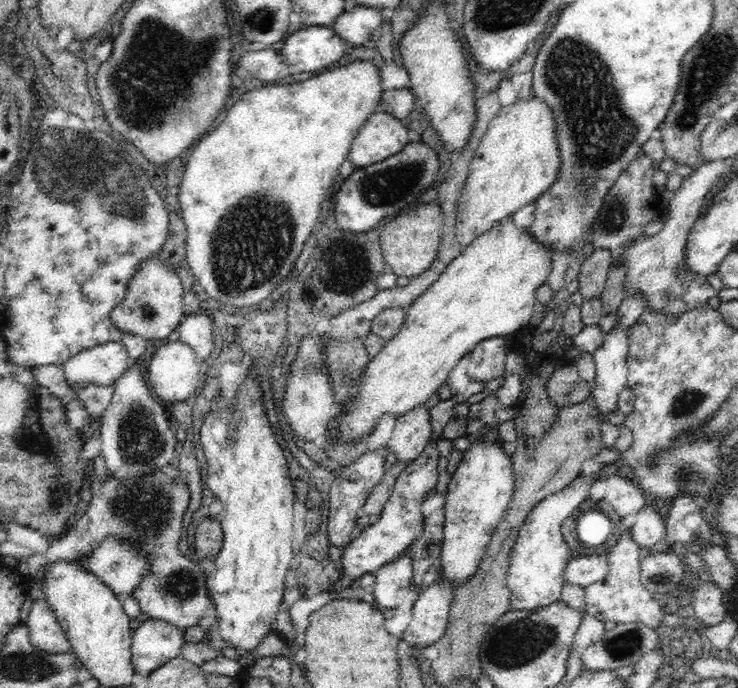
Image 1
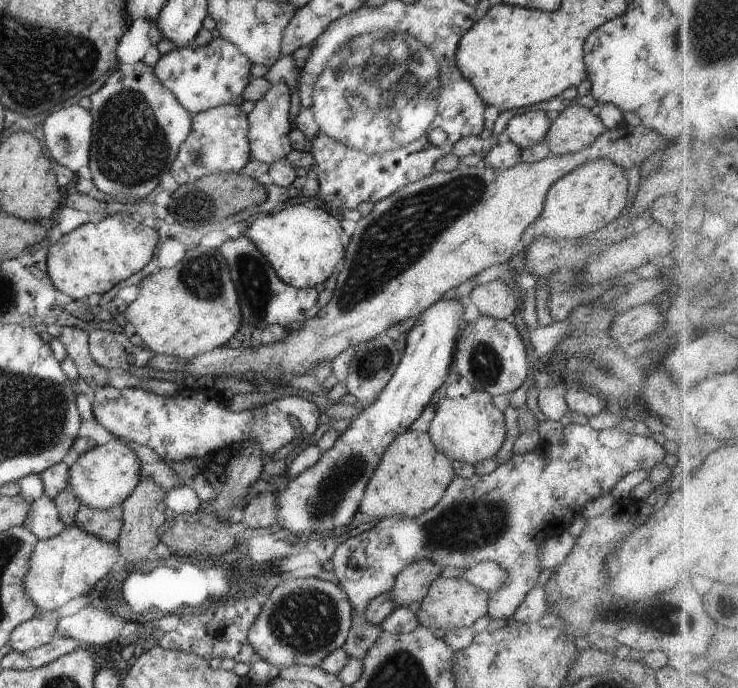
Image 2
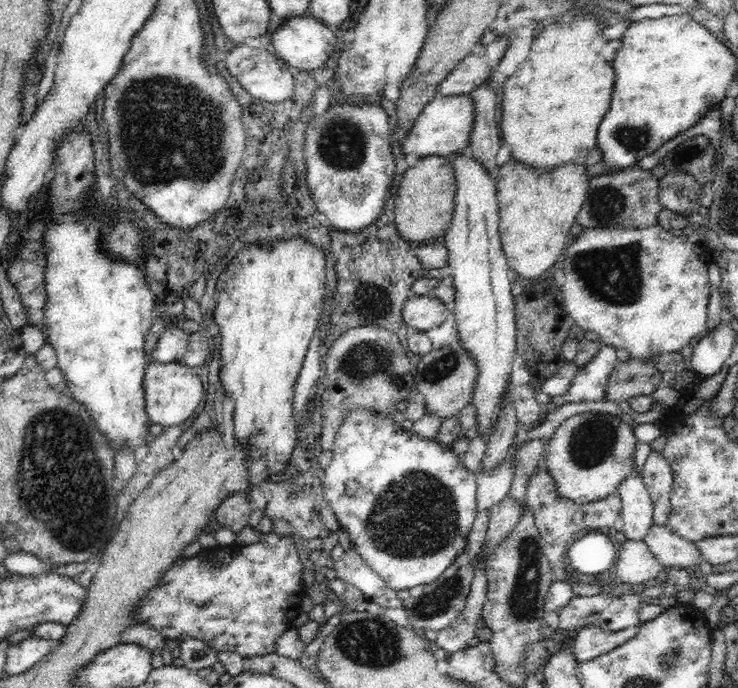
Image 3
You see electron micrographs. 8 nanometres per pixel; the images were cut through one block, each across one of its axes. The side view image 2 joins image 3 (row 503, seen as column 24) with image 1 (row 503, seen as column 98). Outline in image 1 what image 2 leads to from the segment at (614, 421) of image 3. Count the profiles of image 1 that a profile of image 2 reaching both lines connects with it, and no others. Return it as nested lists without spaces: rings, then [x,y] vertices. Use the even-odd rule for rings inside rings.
[[[600,470],[589,476],[580,474],[568,486],[541,500],[529,512],[518,533],[509,560],[507,587],[511,592],[511,610],[536,611],[558,602],[565,585],[563,572],[572,558],[560,524],[588,498],[590,487],[598,481],[598,472]]]

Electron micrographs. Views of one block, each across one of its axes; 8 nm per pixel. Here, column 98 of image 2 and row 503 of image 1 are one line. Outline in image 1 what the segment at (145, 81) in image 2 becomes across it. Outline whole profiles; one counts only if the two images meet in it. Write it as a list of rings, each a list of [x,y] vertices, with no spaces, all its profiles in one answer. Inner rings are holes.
[[[158,470],[150,476],[120,481],[108,471],[105,482],[100,480],[98,473],[95,474],[90,494],[90,504],[76,524],[64,530],[62,536],[54,538],[46,552],[20,557],[15,570],[28,578],[50,563],[72,561],[79,556],[87,558],[104,538],[115,536],[127,544],[137,542],[137,550],[149,560],[149,571],[131,596],[150,619],[169,622],[184,631],[189,626],[198,625],[208,608],[216,610],[206,590],[208,572],[204,575],[196,566],[197,561],[188,559],[178,549],[184,512],[190,504],[190,491],[182,479],[172,480]]]

